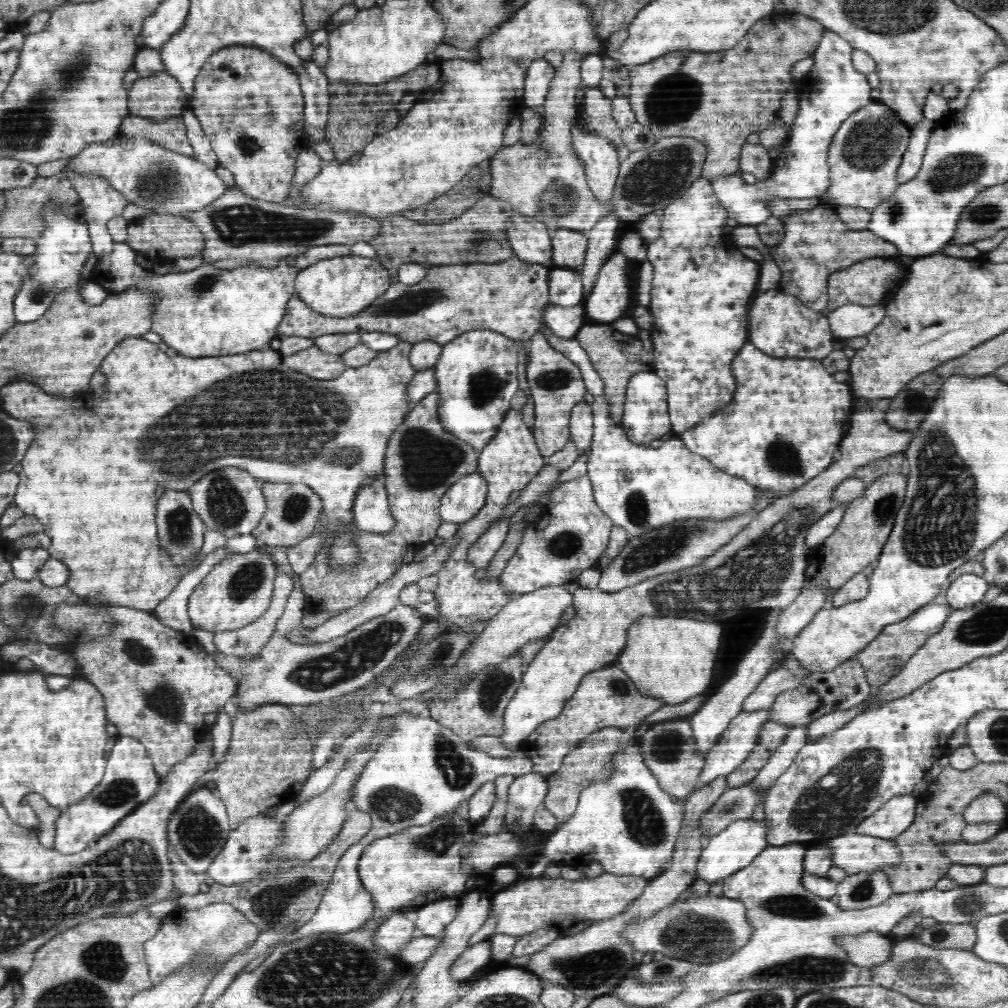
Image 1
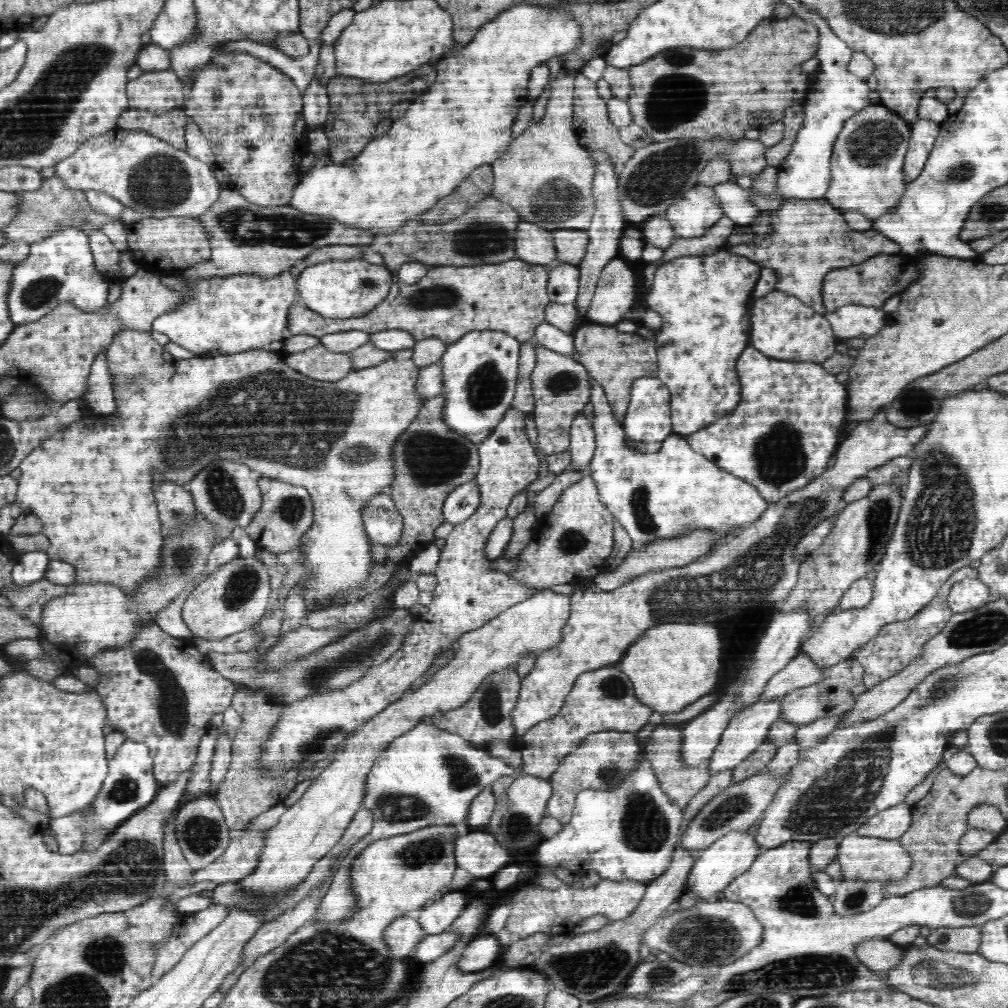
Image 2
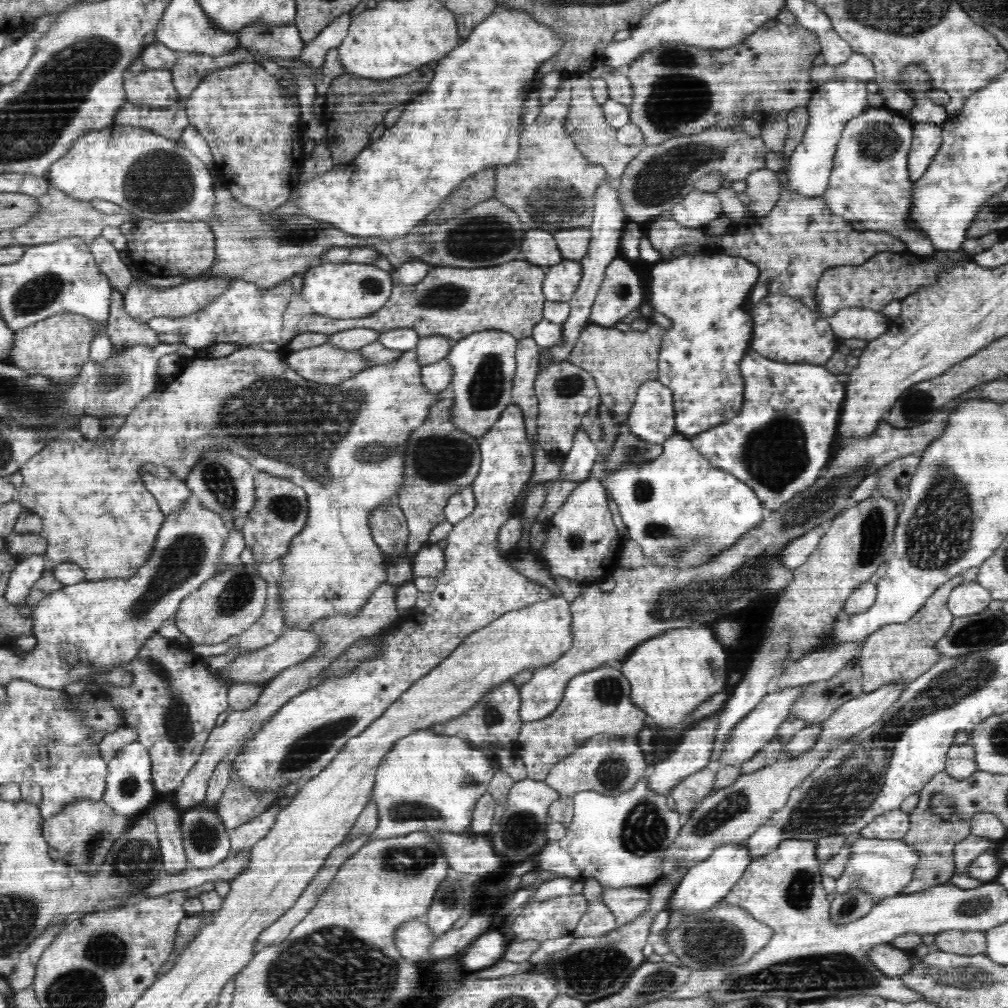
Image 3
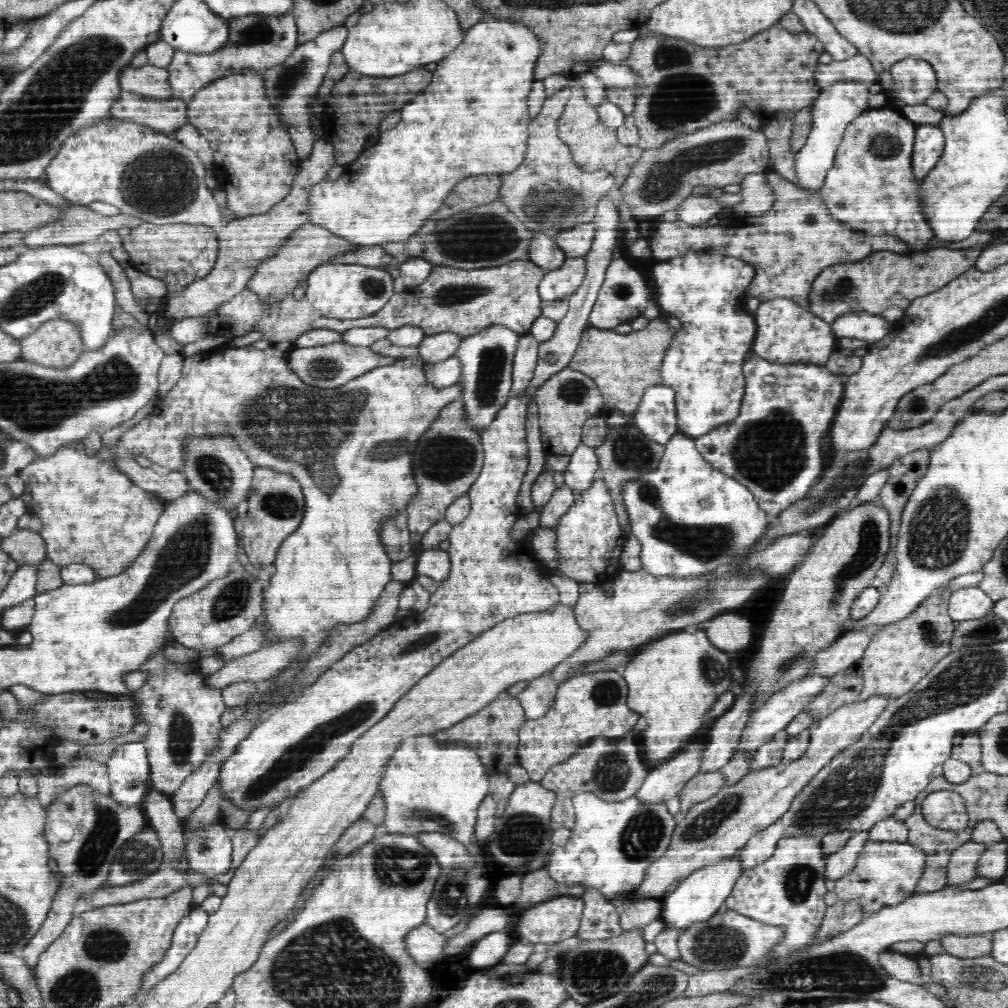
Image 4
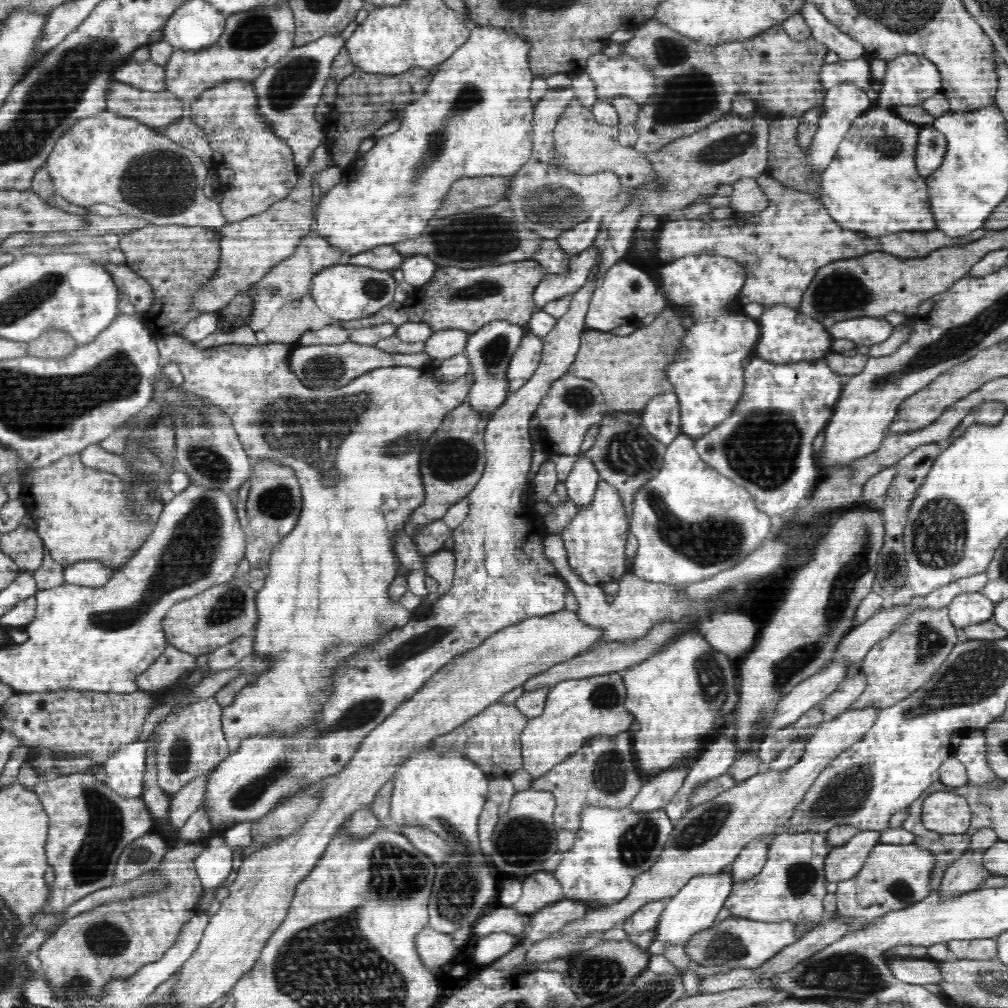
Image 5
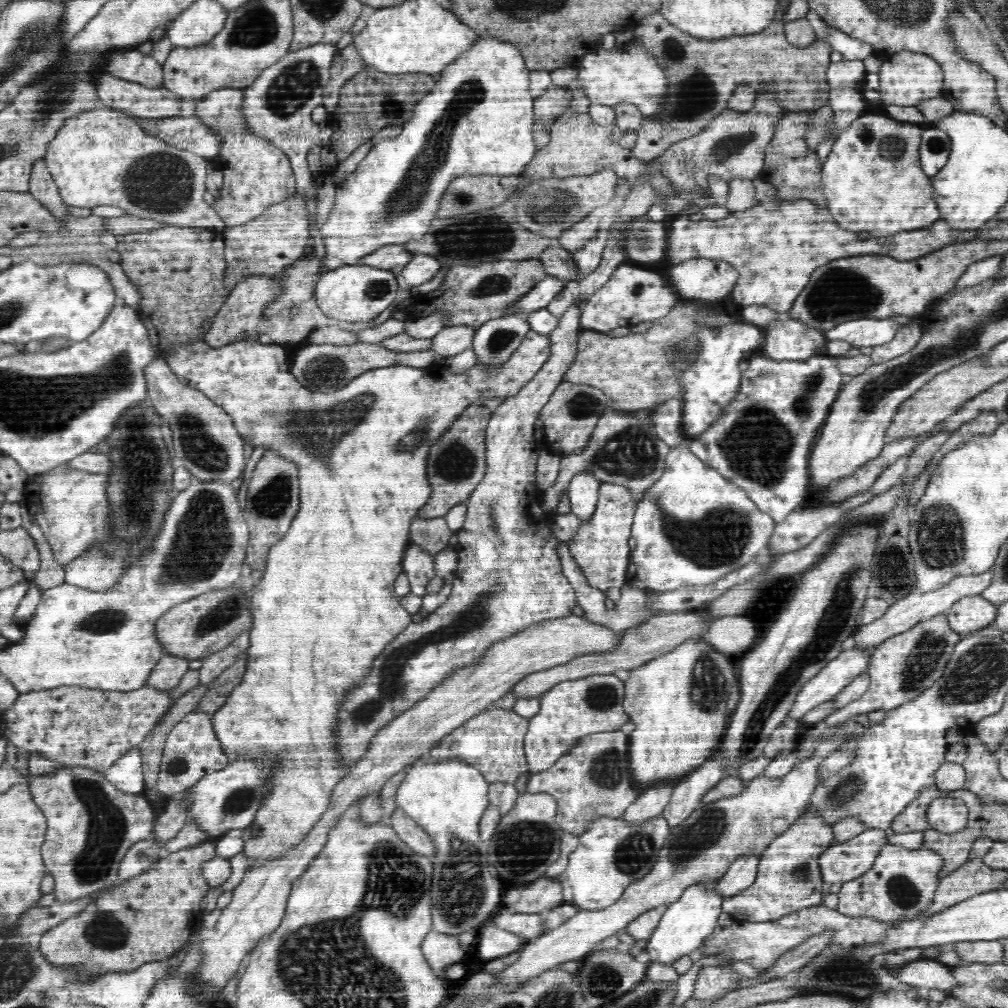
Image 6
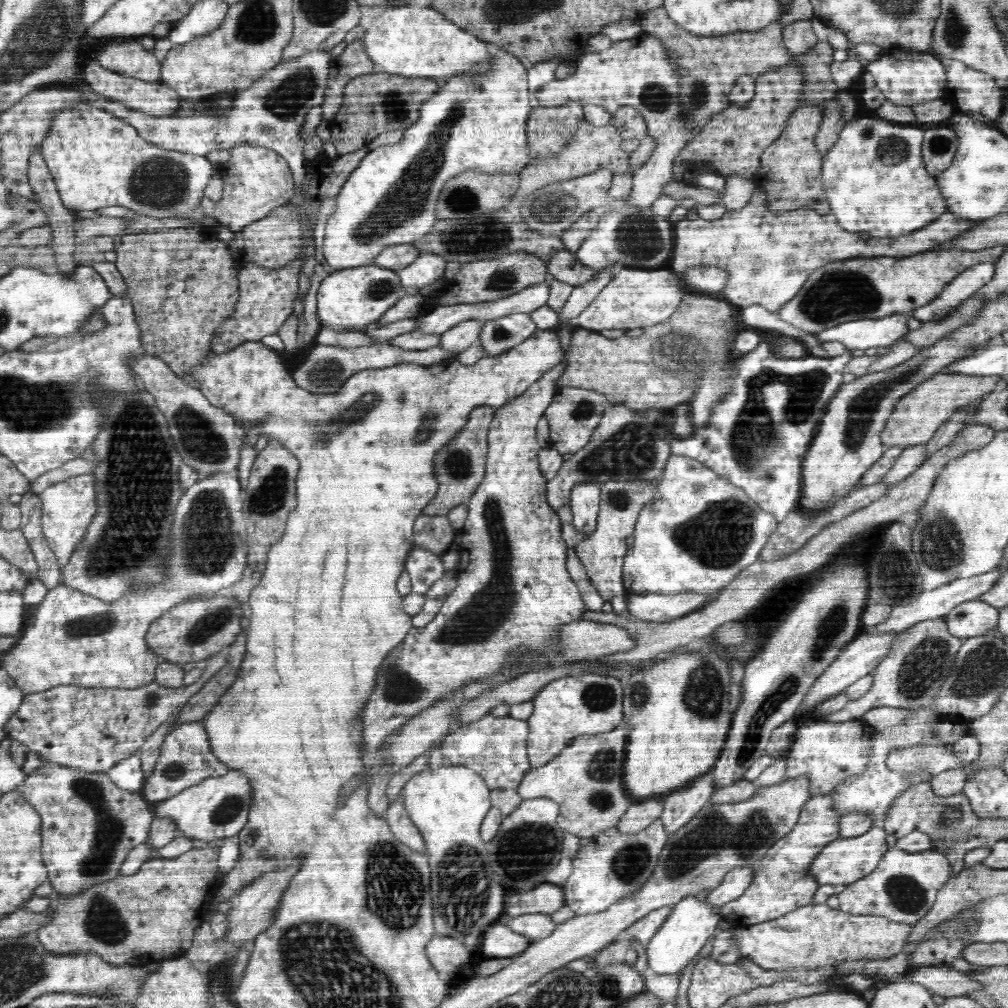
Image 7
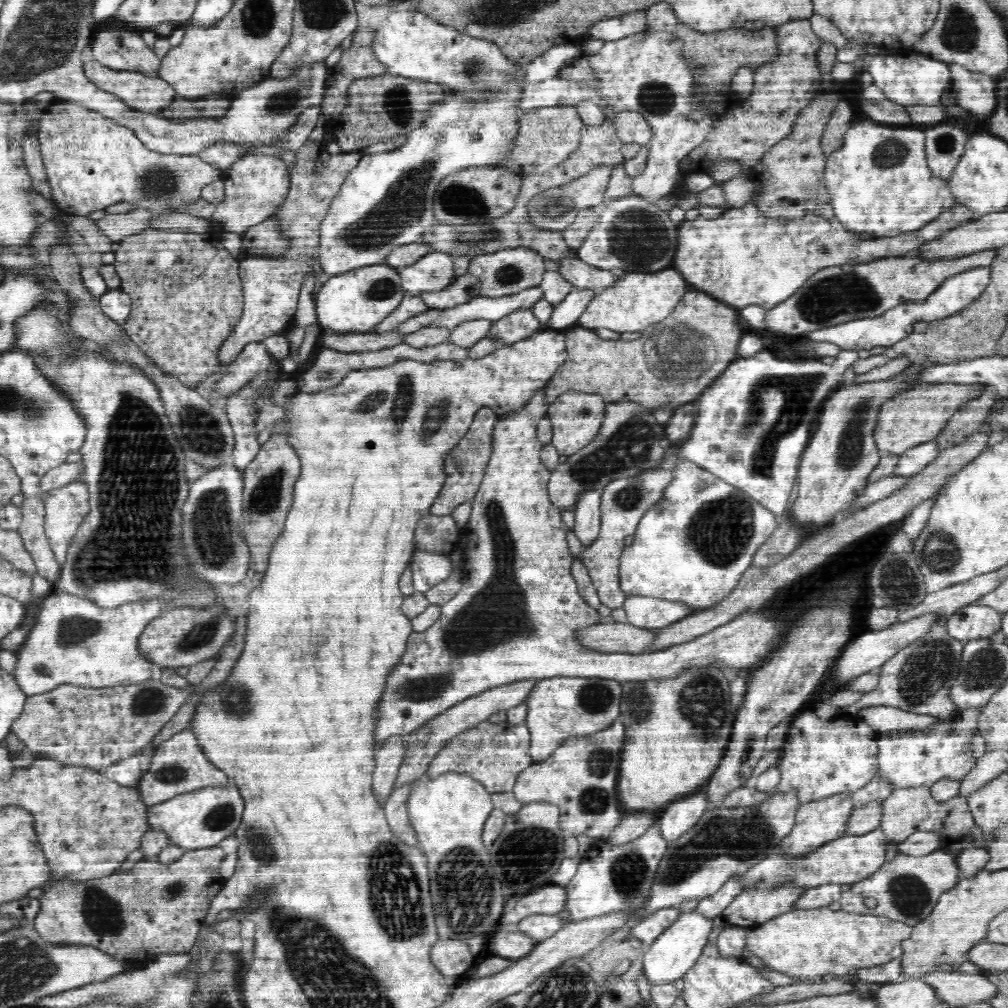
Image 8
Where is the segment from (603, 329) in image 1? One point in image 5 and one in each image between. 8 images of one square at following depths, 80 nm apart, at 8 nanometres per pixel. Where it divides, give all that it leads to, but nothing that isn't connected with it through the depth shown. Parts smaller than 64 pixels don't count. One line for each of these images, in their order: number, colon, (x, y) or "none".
2: (614, 359)
3: (620, 362)
4: (623, 366)
5: (630, 370)

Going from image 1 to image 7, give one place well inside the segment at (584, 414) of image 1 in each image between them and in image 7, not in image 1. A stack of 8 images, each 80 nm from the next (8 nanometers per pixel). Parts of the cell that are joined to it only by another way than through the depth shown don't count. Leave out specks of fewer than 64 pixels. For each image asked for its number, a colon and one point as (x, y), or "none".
2: (583, 443)
3: (578, 463)
4: (583, 462)
5: (582, 481)
6: (582, 492)
7: (585, 498)

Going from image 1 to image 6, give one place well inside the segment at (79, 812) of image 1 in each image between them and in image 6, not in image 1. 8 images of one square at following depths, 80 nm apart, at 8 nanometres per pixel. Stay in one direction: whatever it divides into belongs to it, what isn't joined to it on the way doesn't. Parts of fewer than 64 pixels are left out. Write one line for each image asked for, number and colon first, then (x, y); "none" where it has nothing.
2: (130, 784)
3: (130, 790)
4: (129, 770)
5: (125, 769)
6: (126, 773)

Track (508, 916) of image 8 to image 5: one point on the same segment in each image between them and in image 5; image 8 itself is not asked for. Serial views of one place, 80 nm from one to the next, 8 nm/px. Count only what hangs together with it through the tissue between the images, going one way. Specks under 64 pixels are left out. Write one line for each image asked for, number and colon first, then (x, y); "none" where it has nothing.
5: (541, 889)
6: (544, 893)
7: (546, 898)

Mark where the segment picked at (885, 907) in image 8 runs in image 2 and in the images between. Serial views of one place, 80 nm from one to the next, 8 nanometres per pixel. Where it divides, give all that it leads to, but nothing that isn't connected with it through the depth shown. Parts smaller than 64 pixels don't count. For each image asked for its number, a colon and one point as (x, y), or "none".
2: (864, 858)
3: (882, 868)
4: (886, 872)
5: (895, 876)
6: (902, 882)
7: (903, 888)

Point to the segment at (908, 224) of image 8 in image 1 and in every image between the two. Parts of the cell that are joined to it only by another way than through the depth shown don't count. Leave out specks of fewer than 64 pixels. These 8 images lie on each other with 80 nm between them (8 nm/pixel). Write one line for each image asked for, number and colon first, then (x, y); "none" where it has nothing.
1: (863, 159)
2: (868, 155)
3: (869, 180)
4: (871, 185)
5: (872, 185)
6: (872, 181)
7: (875, 181)

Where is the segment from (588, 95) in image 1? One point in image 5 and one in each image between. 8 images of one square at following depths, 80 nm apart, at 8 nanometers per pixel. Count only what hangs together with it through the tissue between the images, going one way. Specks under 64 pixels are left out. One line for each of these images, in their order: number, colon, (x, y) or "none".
2: (591, 123)
3: (597, 140)
4: (594, 145)
5: (583, 145)

